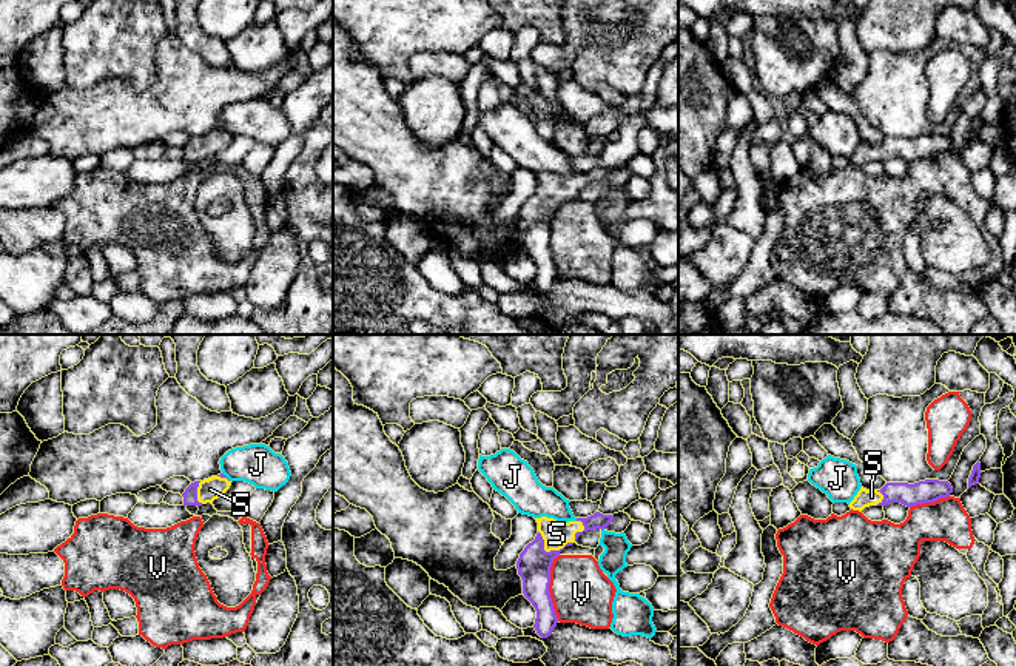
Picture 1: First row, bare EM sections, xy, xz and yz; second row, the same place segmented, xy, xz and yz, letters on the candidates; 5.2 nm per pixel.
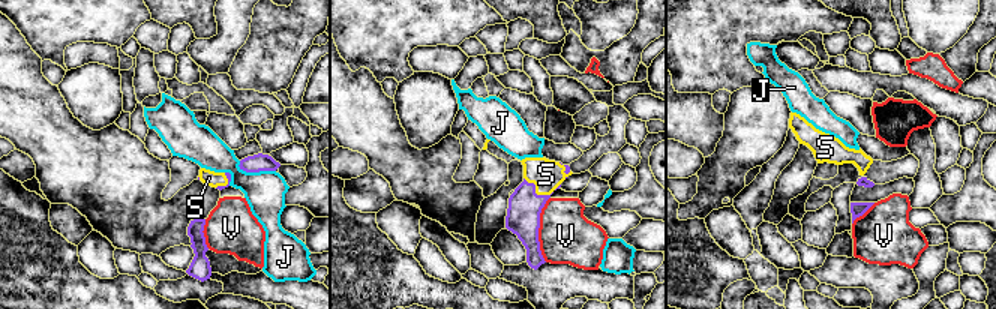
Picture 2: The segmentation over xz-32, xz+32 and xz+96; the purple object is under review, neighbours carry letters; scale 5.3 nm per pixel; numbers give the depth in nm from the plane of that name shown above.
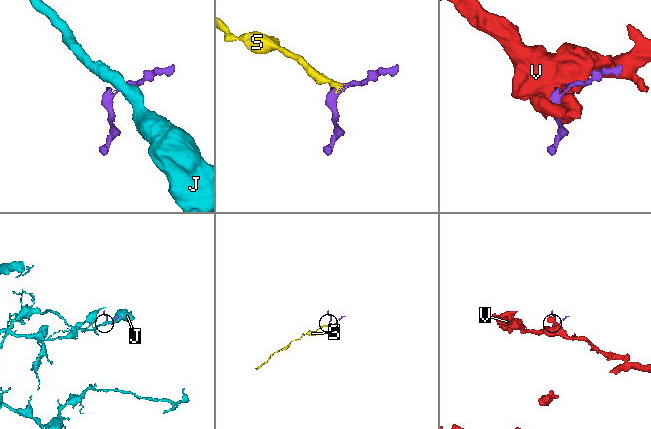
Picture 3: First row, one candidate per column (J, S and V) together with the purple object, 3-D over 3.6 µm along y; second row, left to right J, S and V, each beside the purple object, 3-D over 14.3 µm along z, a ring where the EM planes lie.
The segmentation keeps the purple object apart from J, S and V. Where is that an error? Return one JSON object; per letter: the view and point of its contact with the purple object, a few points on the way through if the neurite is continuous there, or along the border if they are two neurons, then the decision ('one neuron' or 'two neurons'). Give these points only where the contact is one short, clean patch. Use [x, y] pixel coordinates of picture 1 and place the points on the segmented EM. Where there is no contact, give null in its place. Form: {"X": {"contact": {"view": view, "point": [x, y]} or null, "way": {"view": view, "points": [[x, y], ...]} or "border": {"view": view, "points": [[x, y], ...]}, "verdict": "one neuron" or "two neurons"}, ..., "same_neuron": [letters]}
{"J": {"contact": {"view": "xy", "point": [225, 477]}, "border": {"view": "xy", "points": [[222, 472], [230, 480]]}, "verdict": "two neurons"}, "S": {"contact": {"view": "xz", "point": [551, 551]}, "way": {"view": "xz", "points": [[534, 565], [551, 551], [551, 540], [557, 534]]}, "verdict": "one neuron"}, "V": {"contact": {"view": "xz", "point": [548, 588]}, "border": {"view": "xz", "points": [[558, 554], [551, 568], [549, 585], [549, 597], [557, 620]]}, "verdict": "two neurons"}, "same_neuron": ["S"]}

